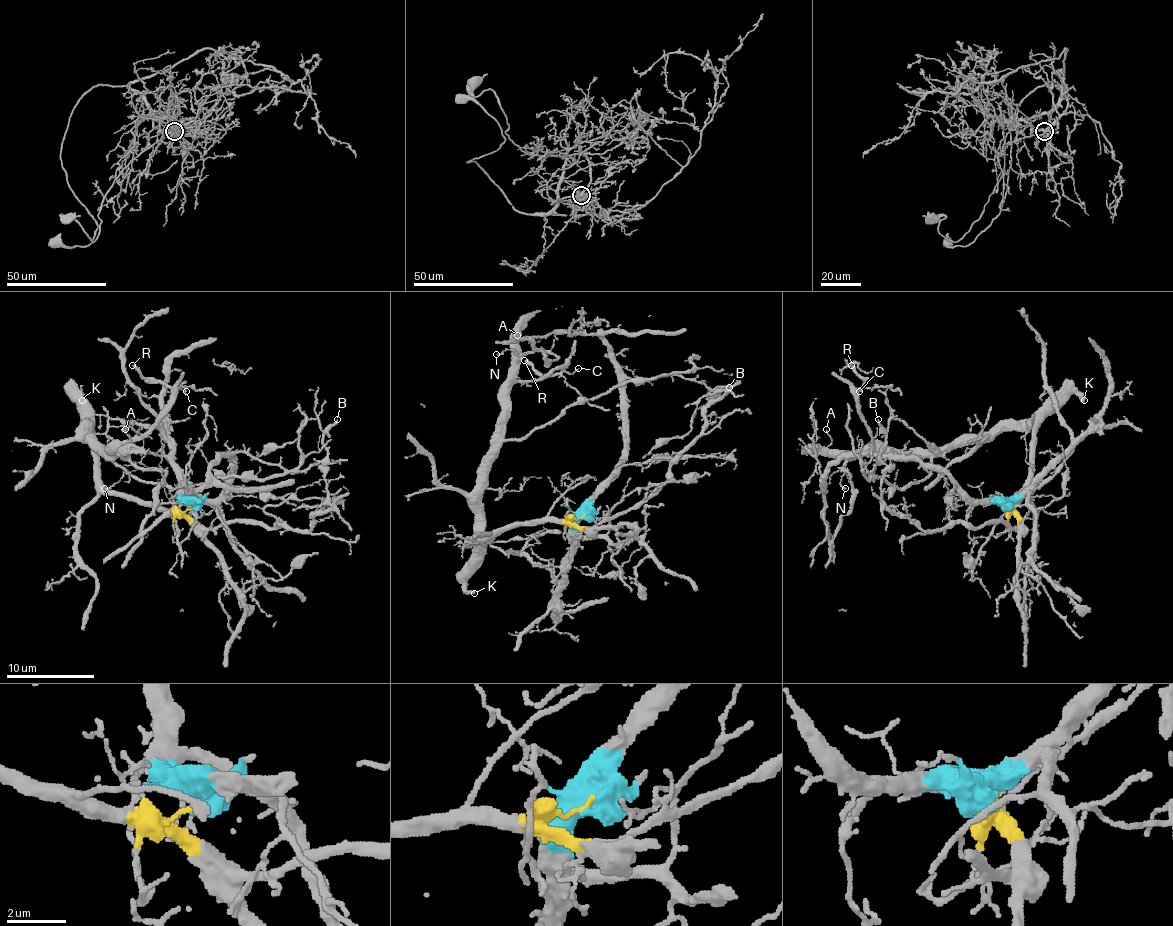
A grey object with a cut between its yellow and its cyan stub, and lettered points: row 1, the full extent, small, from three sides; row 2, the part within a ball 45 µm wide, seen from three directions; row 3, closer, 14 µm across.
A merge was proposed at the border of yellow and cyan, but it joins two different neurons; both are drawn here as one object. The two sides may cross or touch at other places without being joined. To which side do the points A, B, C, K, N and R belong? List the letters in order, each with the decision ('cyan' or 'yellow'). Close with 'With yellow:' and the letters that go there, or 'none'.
A: yellow
B: cyan
C: yellow
K: yellow
N: yellow
R: yellow
With yellow: A, C, K, N, R

